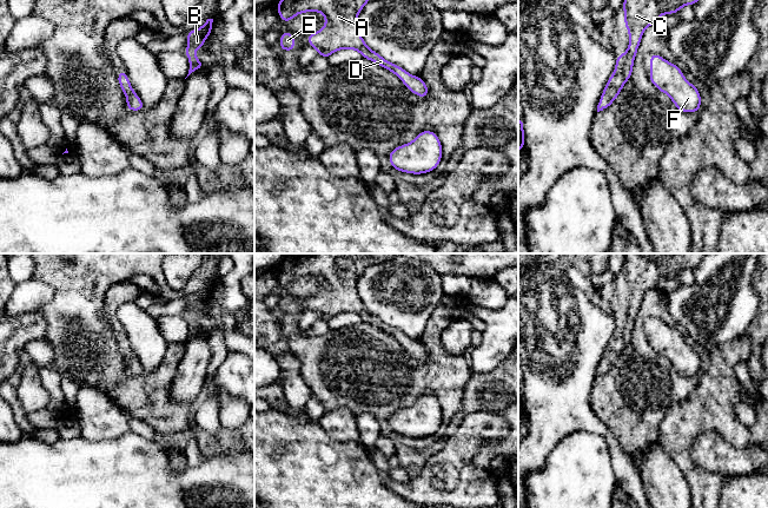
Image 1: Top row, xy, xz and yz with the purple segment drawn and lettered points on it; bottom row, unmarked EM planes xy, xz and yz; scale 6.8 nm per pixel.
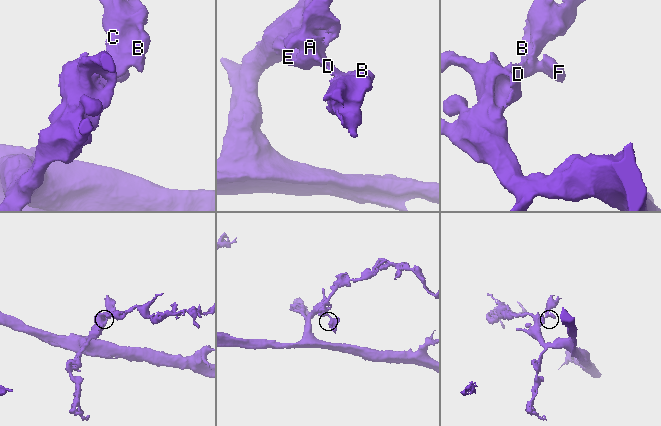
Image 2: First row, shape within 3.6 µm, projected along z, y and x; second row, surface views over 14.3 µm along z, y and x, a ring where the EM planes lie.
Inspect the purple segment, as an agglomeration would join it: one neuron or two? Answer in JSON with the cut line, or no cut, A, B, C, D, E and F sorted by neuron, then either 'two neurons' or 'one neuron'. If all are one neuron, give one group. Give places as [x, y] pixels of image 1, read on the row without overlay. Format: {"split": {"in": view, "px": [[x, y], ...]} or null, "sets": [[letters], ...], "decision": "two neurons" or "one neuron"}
{"split": null, "sets": [["A", "B", "C", "D", "E", "F"]], "decision": "one neuron"}

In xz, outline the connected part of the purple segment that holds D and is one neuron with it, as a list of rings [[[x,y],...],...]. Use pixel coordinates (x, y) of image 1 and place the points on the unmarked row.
[[[289,253],[277,268],[277,275],[285,286],[300,277],[320,276],[326,284],[325,290],[307,299],[307,308],[318,319],[329,322],[339,314],[357,314],[363,322],[396,338],[413,358],[428,361],[429,352],[423,343],[370,314],[359,298],[357,282],[364,269],[372,263],[370,257],[345,253]]]

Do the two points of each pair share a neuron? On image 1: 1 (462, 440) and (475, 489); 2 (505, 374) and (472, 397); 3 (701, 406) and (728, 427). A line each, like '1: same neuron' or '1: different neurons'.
1: same neuron
2: same neuron
3: same neuron

